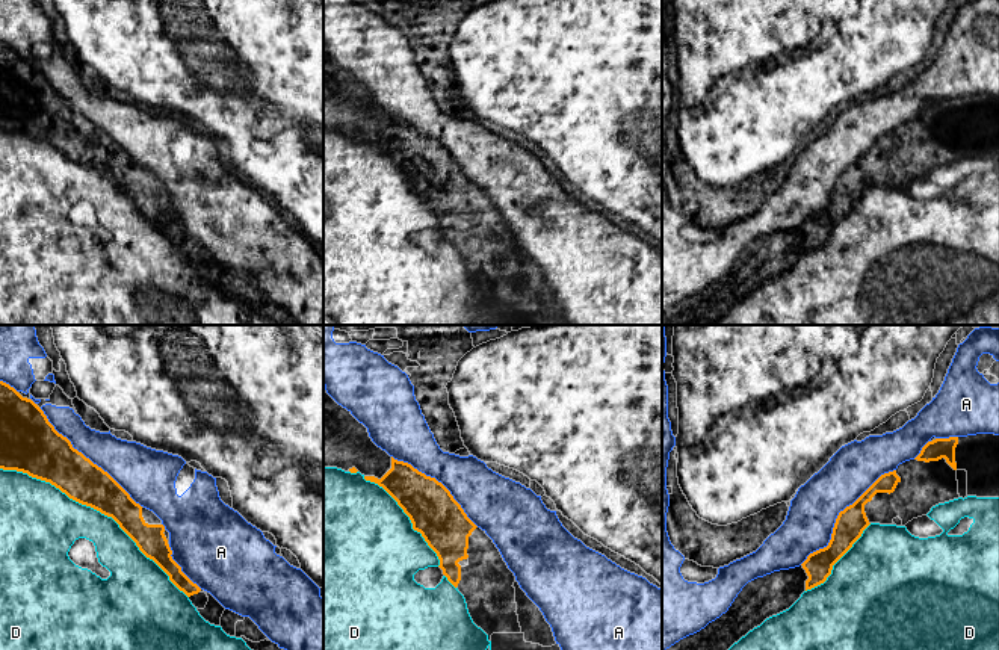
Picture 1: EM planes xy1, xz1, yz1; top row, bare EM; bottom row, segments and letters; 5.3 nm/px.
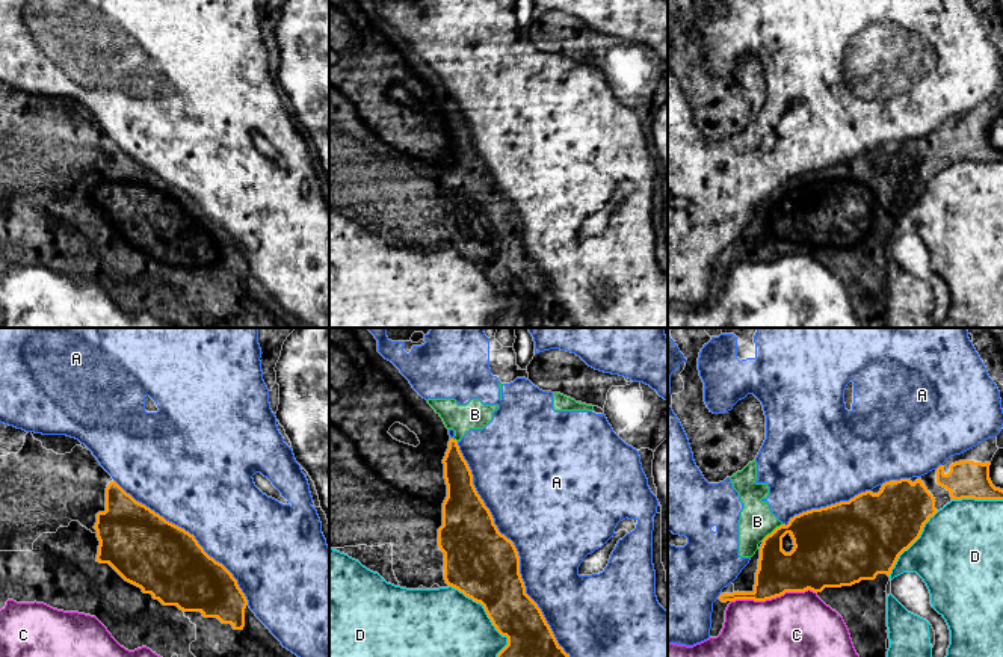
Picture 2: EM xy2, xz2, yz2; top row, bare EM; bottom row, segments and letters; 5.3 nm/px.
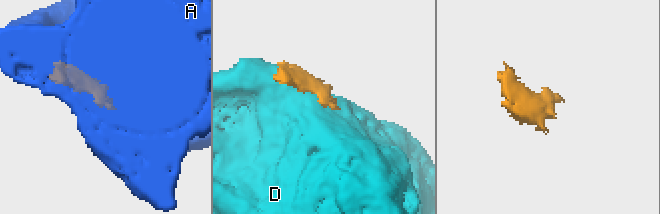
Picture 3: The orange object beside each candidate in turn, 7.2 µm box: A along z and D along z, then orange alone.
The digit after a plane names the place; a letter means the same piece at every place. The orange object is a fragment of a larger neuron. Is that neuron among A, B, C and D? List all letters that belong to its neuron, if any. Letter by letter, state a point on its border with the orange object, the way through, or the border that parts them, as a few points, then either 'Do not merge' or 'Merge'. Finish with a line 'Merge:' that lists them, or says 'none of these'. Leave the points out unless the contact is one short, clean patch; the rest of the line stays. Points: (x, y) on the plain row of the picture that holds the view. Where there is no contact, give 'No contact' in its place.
A: Touches orange at xz2 (517, 215). Do not merge
B: Touches orange at yz2 (774, 192). Boundary: yz2 (783, 186), (777, 188), (762, 201). Do not merge
C: Touches orange at yz2 (774, 259). Do not merge
D: Touches orange at xy1 (97, 171). Do not merge
Merge: none of these

